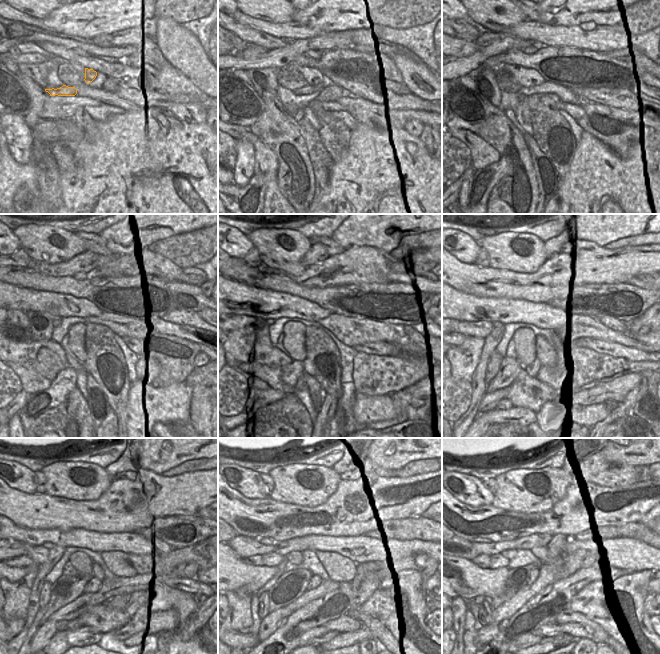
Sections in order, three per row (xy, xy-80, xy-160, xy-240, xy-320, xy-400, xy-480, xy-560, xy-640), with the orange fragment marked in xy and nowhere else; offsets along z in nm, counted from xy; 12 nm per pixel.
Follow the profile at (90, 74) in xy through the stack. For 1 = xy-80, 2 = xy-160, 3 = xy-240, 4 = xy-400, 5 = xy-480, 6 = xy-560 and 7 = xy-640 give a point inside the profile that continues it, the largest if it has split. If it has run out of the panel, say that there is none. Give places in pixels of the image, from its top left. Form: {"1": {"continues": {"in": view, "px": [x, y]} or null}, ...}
{"1": {"continues": {"in": "xy-80", "px": [314, 77]}}, "2": {"continues": {"in": "xy-160", "px": [532, 82]}}, "3": {"continues": {"in": "xy-240", "px": [23, 299]}}, "4": {"continues": {"in": "xy-400", "px": [464, 307]}}, "5": {"continues": {"in": "xy-480", "px": [79, 537]}}, "6": {"continues": {"in": "xy-560", "px": [398, 549]}}, "7": {"continues": {"in": "xy-640", "px": [634, 554]}}}

